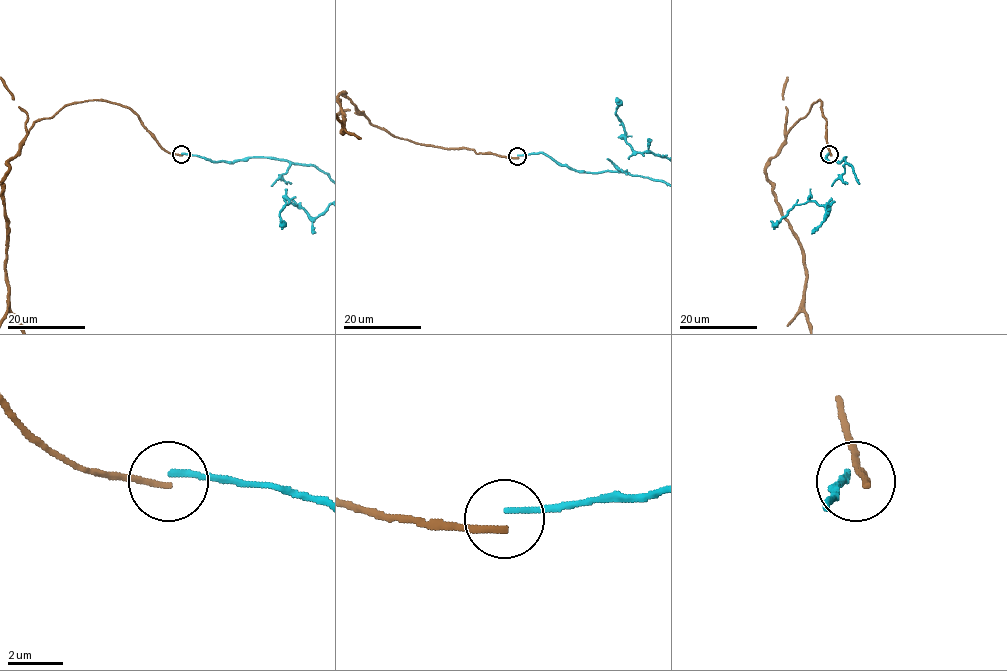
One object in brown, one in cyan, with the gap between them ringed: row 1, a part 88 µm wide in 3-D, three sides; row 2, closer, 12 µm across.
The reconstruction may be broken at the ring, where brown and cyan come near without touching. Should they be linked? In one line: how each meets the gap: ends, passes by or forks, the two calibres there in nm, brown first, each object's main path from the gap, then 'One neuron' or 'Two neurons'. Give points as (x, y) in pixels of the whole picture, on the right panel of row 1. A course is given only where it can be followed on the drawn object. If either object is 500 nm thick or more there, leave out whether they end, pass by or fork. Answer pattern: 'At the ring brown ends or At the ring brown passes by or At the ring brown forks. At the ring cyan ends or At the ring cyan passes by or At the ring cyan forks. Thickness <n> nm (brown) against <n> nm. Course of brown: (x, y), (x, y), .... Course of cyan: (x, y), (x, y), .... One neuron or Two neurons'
At the ring brown ends. At the ring cyan ends. Thickness 240 nm (brown) against 200 nm. Two neurons

